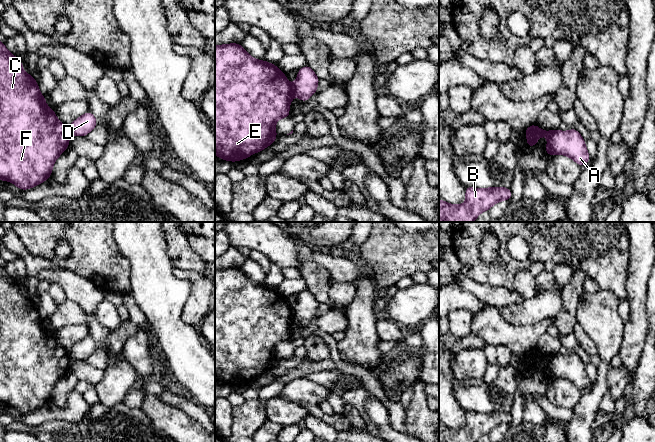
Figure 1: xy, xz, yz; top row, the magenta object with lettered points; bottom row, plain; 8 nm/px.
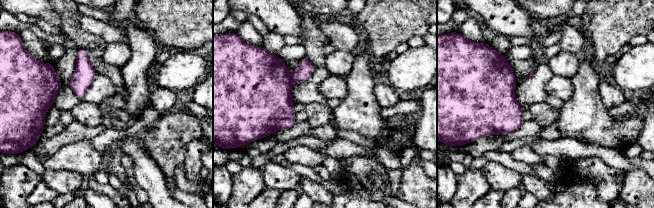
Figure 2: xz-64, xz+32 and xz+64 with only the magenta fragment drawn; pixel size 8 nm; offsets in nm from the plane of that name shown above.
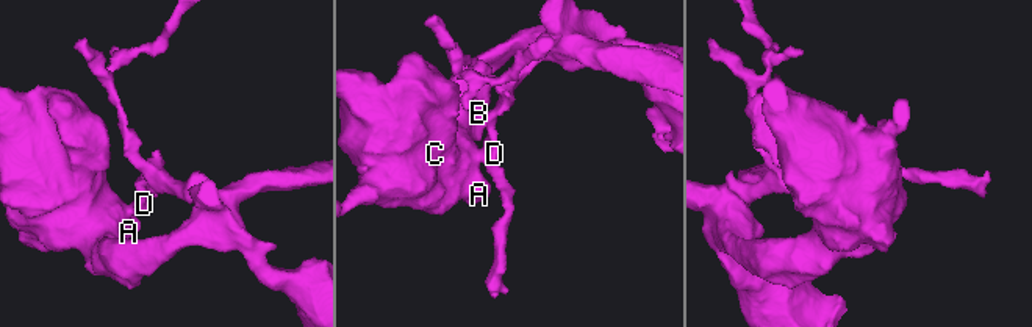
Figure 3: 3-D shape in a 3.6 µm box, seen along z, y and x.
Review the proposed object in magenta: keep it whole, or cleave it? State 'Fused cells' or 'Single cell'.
Fused cells

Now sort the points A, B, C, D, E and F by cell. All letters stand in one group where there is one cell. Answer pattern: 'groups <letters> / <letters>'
groups A B C E F / D

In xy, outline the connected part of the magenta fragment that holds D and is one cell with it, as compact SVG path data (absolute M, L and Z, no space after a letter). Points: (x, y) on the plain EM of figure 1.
M88 334L81 341L74 344L68 354L71 359L86 361L97 350L95 340Z

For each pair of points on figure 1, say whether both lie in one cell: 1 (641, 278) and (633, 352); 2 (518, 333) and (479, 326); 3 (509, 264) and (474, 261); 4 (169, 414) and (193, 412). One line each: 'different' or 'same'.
1: same
2: same
3: same
4: different

